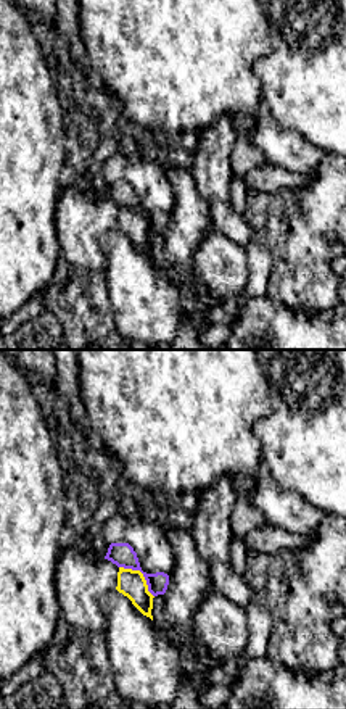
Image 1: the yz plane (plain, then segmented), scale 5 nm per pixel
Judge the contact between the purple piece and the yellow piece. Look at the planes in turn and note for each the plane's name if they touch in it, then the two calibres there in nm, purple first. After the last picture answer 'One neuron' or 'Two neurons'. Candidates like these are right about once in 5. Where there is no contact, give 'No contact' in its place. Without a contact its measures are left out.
Touches purple in yz. Thickness 120 nm (purple) against 140 nm

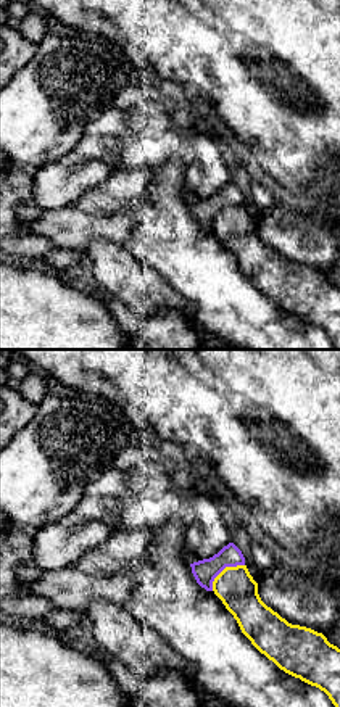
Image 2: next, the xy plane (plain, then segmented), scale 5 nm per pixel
Touches purple in xy. Thickness 120 nm (purple) against 200 nm

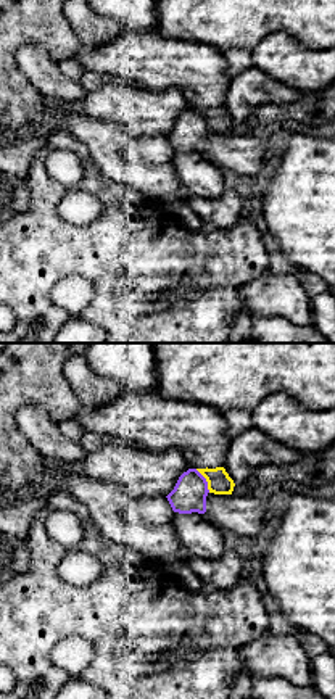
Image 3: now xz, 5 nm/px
Touches purple in xz. Thickness 170 nm (purple) against 120 nm

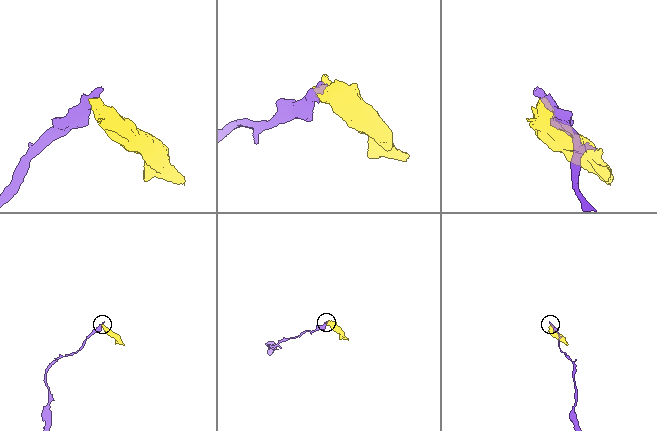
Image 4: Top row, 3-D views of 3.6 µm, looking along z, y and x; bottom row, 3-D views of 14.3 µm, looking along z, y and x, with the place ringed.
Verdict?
Two neurons

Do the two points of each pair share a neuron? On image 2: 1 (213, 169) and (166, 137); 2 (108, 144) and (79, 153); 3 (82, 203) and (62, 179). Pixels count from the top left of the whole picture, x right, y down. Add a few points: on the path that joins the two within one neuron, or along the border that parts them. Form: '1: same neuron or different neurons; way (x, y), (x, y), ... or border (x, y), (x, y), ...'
1: same neuron; way (202, 158), (189, 145), (178, 144)
2: same neuron; way (102, 147), (86, 148)
3: different neurons; border (110, 176), (89, 187), (71, 205)

